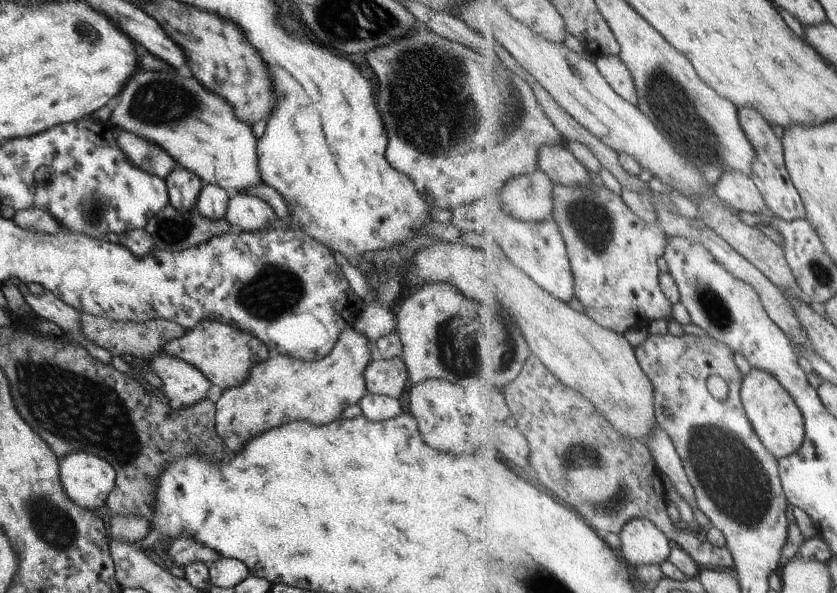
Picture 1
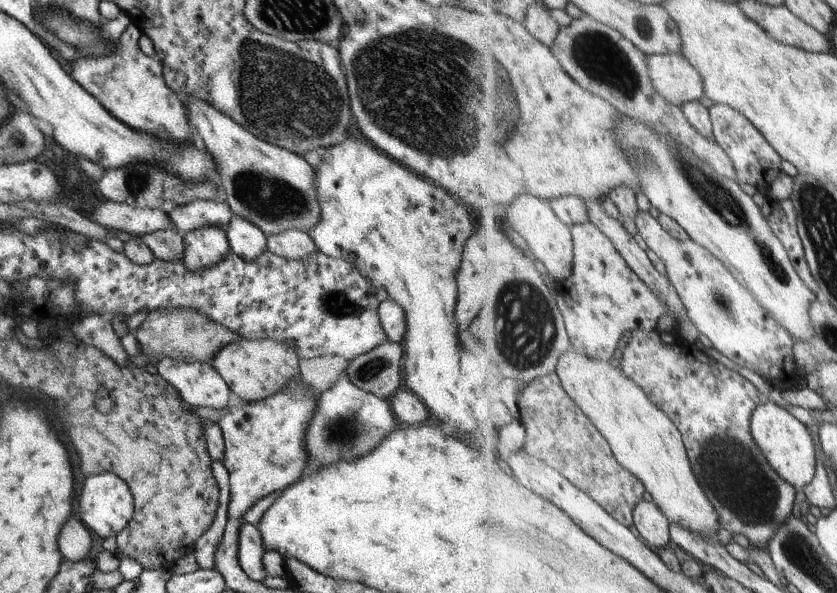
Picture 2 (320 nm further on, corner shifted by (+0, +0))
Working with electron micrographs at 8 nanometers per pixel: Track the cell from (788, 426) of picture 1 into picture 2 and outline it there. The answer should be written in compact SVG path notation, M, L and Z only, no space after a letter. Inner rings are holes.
M766 401L753 411L751 430L759 448L771 464L771 468L796 490L809 486L816 475L818 458L813 446L813 438L803 422L799 422L793 414L777 404Z

